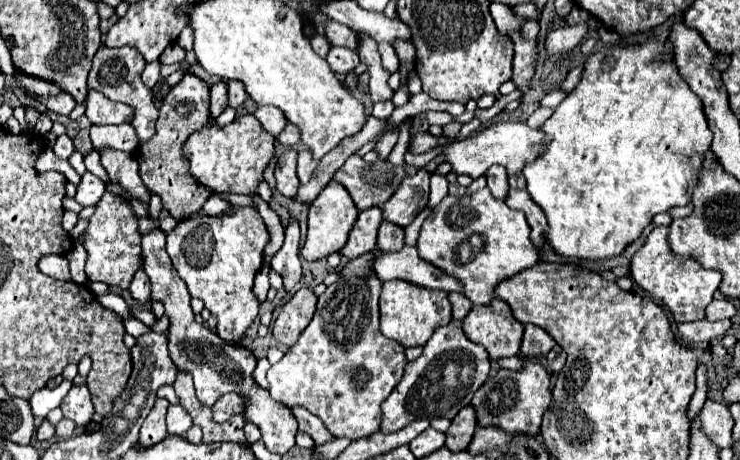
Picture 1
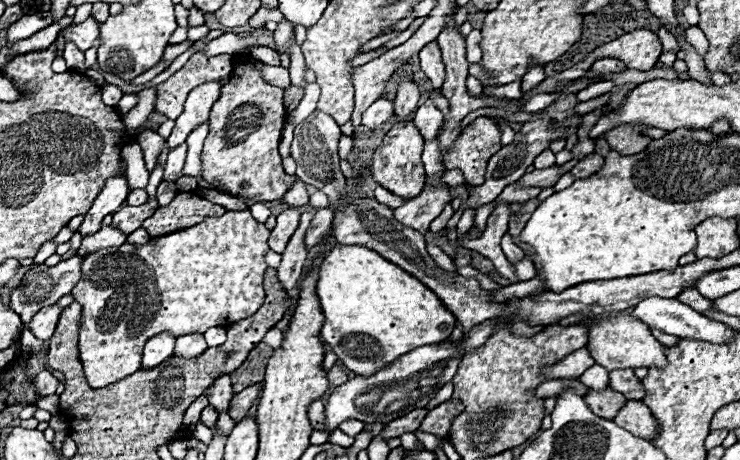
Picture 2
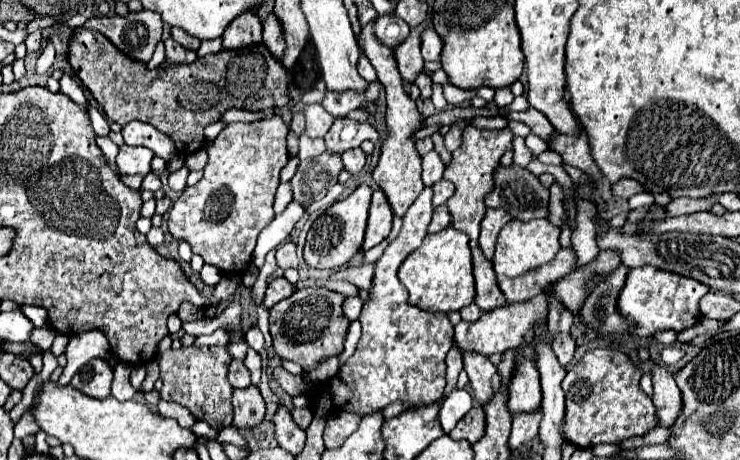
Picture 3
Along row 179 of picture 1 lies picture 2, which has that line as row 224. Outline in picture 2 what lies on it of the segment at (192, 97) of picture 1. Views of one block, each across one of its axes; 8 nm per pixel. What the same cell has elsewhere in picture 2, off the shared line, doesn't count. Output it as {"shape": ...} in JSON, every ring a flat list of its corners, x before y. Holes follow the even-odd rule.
{"shape":[[178,192,168,206,158,208,142,226,152,238,158,238,198,224,208,216,222,216,224,212,224,206,212,204,194,192]]}

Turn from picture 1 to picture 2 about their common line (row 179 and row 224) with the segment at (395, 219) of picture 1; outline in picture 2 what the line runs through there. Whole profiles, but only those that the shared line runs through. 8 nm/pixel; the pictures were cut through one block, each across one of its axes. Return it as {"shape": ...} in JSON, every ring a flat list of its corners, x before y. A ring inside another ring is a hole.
{"shape":[[426,184,416,198,396,208,394,216,404,226,416,228,418,232,426,234,430,228,430,222,444,210,448,202,450,202,450,194,446,188,434,188]]}

